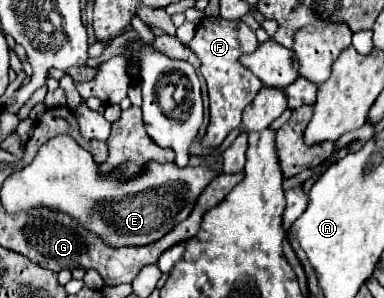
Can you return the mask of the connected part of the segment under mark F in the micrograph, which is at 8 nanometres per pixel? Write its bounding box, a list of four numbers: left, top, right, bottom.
[188,17,262,147]

